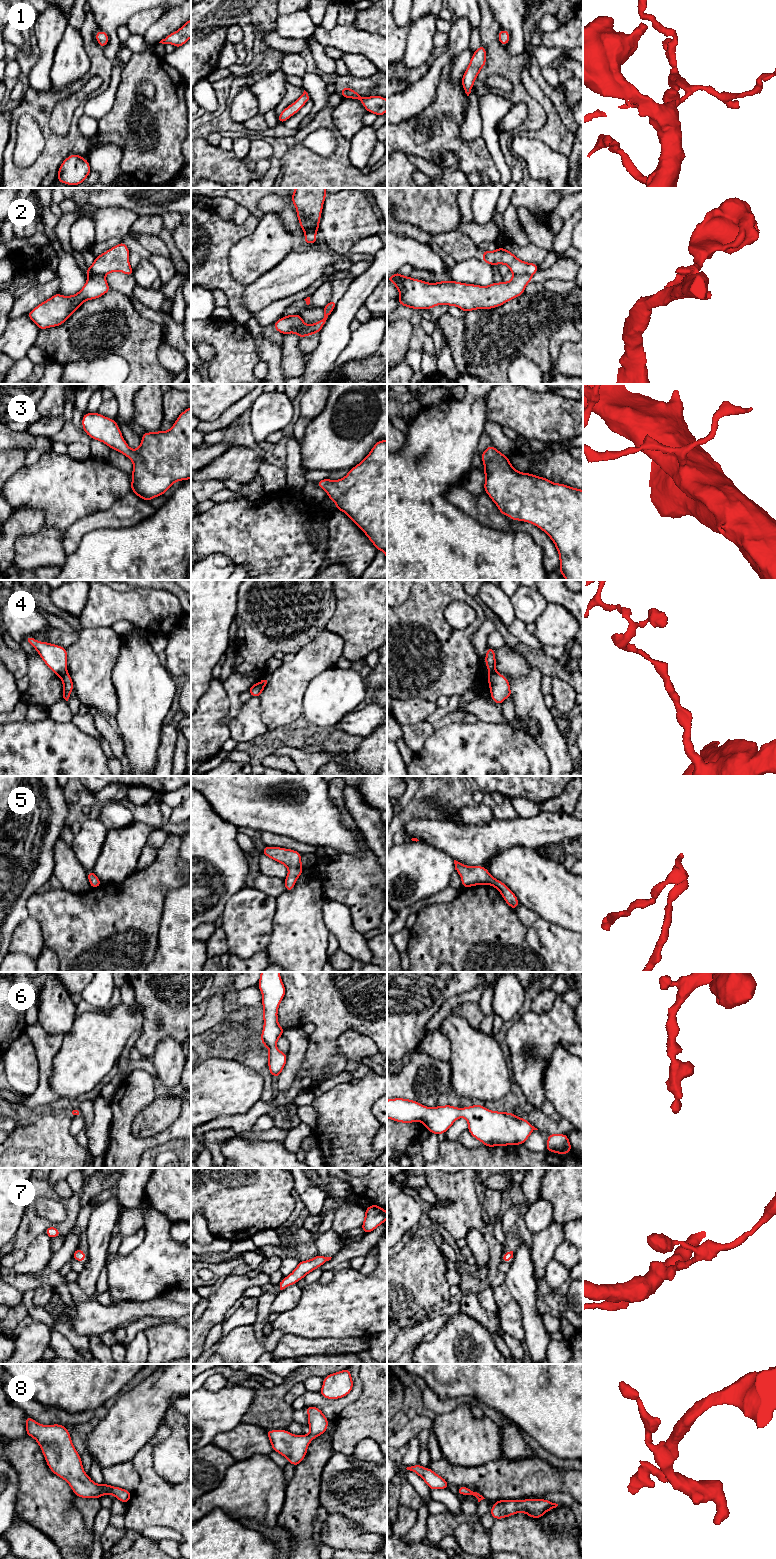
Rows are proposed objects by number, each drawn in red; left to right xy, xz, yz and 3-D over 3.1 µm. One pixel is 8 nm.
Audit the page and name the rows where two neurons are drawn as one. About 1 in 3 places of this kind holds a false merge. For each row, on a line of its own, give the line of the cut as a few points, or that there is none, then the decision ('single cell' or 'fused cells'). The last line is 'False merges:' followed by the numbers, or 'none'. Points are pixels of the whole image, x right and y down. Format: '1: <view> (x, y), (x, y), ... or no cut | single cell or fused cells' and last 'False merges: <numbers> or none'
1: no cut | single cell
2: xz (288, 315), (291, 319), (291, 328), (294, 331) | fused cells
3: no cut | single cell
4: xz (260, 682), (260, 693), (258, 695) | fused cells
5: no cut | single cell
6: no cut | single cell
7: no cut | single cell
8: no cut | single cell
False merges: 2, 4

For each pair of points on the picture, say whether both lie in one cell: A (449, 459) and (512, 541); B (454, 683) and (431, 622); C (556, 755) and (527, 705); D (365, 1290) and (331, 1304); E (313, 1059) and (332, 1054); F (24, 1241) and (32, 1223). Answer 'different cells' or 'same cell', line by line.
A: same cell
B: same cell
C: same cell
D: same cell
E: same cell
F: same cell

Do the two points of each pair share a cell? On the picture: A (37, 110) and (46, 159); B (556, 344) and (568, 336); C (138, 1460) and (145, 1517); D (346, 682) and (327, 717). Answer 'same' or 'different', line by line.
A: same
B: same
C: same
D: same

